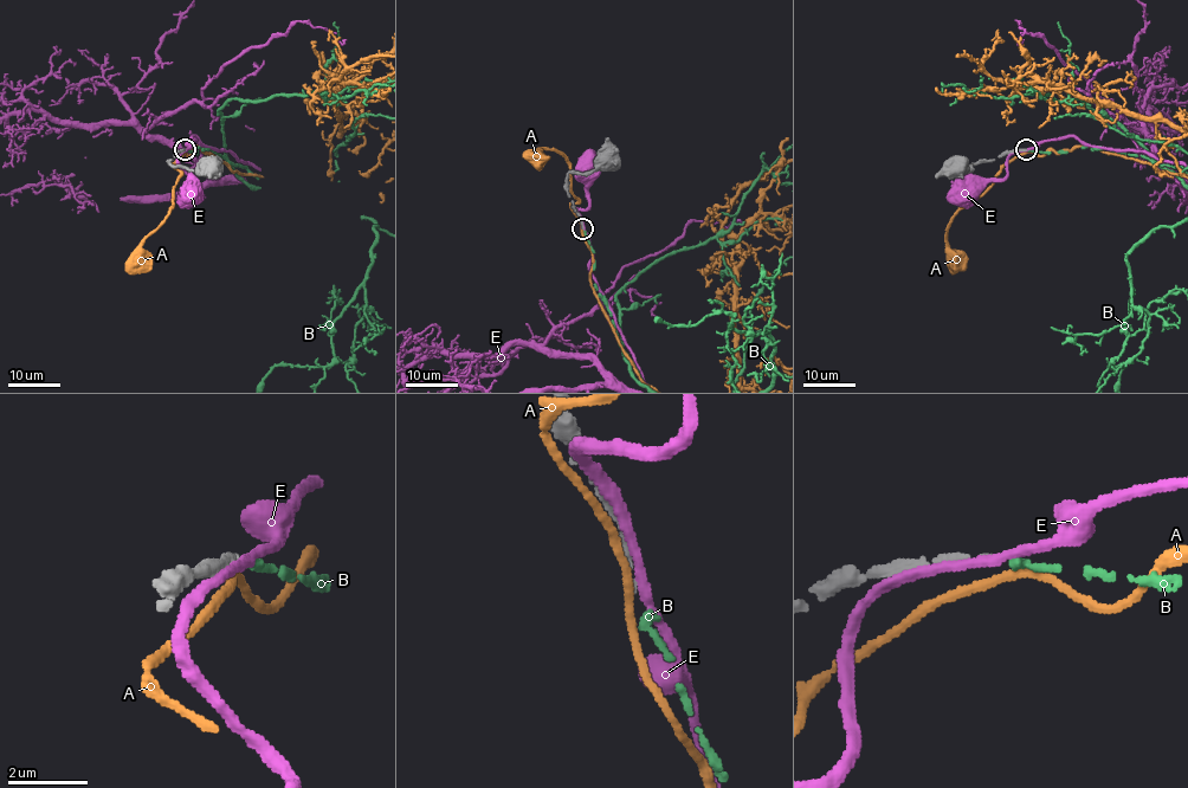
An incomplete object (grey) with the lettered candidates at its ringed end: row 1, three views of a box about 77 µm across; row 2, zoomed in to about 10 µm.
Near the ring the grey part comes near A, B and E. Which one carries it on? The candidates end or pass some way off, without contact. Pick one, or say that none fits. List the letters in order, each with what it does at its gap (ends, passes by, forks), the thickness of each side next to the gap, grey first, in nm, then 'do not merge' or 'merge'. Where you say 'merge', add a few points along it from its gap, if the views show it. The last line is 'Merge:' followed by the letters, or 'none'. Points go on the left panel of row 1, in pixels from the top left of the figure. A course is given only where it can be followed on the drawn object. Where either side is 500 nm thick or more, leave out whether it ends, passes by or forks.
A: it passes by; 130 nm thick on the grey side, 220 nm on the other; do not merge
B: it ends there; 130 nm thick on the grey side, 220 nm on the other; merge
E: it passes by; 130 nm thick on the grey side, 240 nm on the other; do not merge
Merge: B

